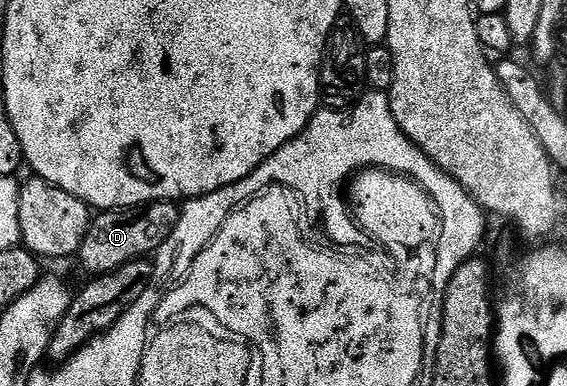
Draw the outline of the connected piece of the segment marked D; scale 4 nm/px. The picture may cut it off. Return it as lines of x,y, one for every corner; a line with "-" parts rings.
162,202
146,204
139,208
122,208
120,210
105,210
92,217
87,238
83,238
83,246
79,253
79,261
94,277
107,276
120,270
124,264
133,260
143,260
152,257
152,252
160,253
171,233
176,229
179,219
179,208
176,203

